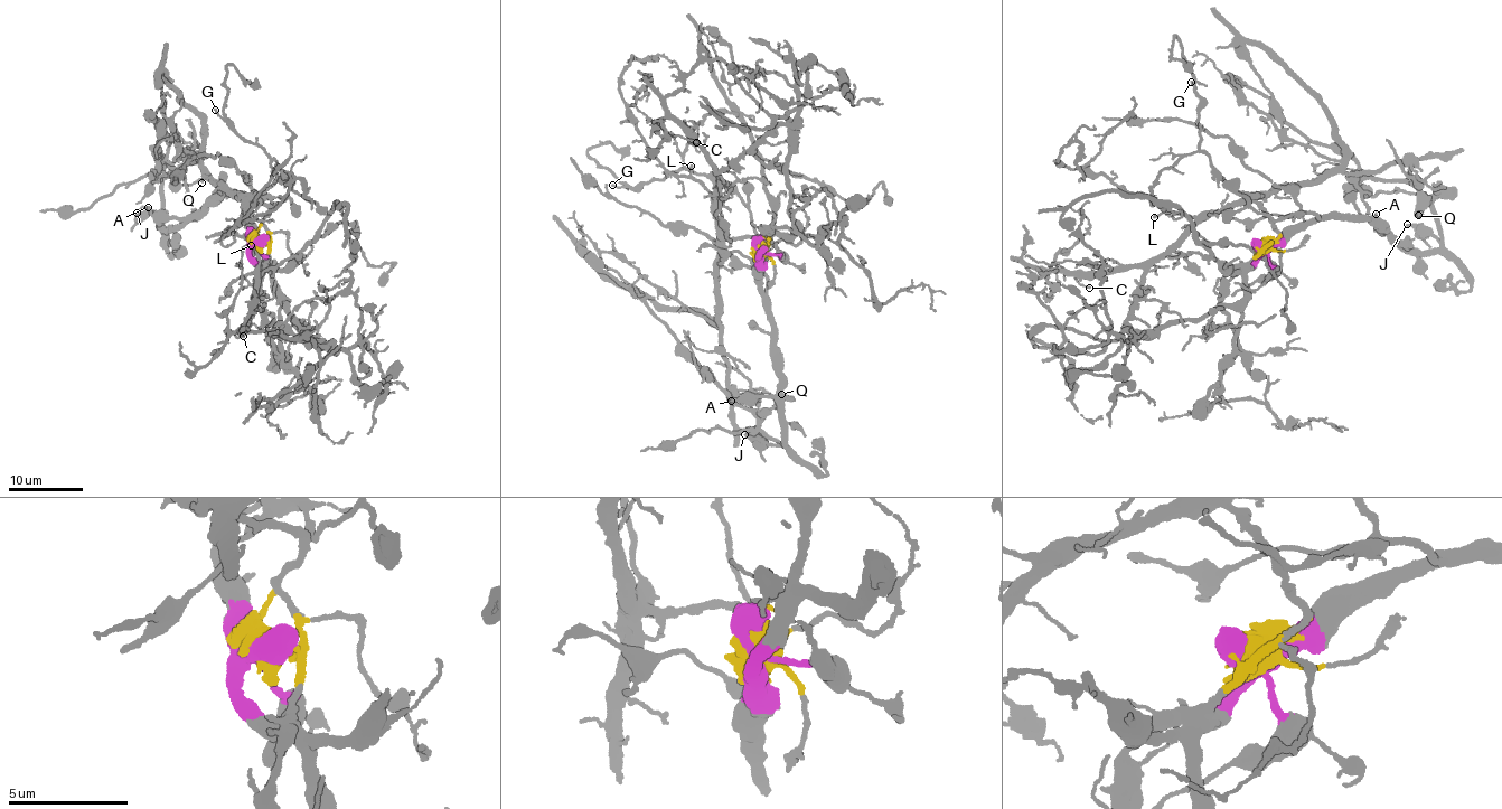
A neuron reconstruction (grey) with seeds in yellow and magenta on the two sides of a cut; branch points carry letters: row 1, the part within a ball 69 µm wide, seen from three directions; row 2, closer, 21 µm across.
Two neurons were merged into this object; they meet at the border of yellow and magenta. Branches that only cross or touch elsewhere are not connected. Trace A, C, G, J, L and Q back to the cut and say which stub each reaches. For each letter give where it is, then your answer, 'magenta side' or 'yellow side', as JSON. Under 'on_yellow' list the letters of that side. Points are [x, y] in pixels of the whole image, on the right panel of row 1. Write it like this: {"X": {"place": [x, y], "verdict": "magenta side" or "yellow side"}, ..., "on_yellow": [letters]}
{"A": {"place": [1376, 214], "verdict": "magenta side"}, "C": {"place": [1089, 288], "verdict": "yellow side"}, "G": {"place": [1191, 82], "verdict": "yellow side"}, "J": {"place": [1407, 224], "verdict": "magenta side"}, "L": {"place": [1154, 217], "verdict": "yellow side"}, "Q": {"place": [1418, 215], "verdict": "magenta side"}, "on_yellow": ["C", "G", "L"]}

